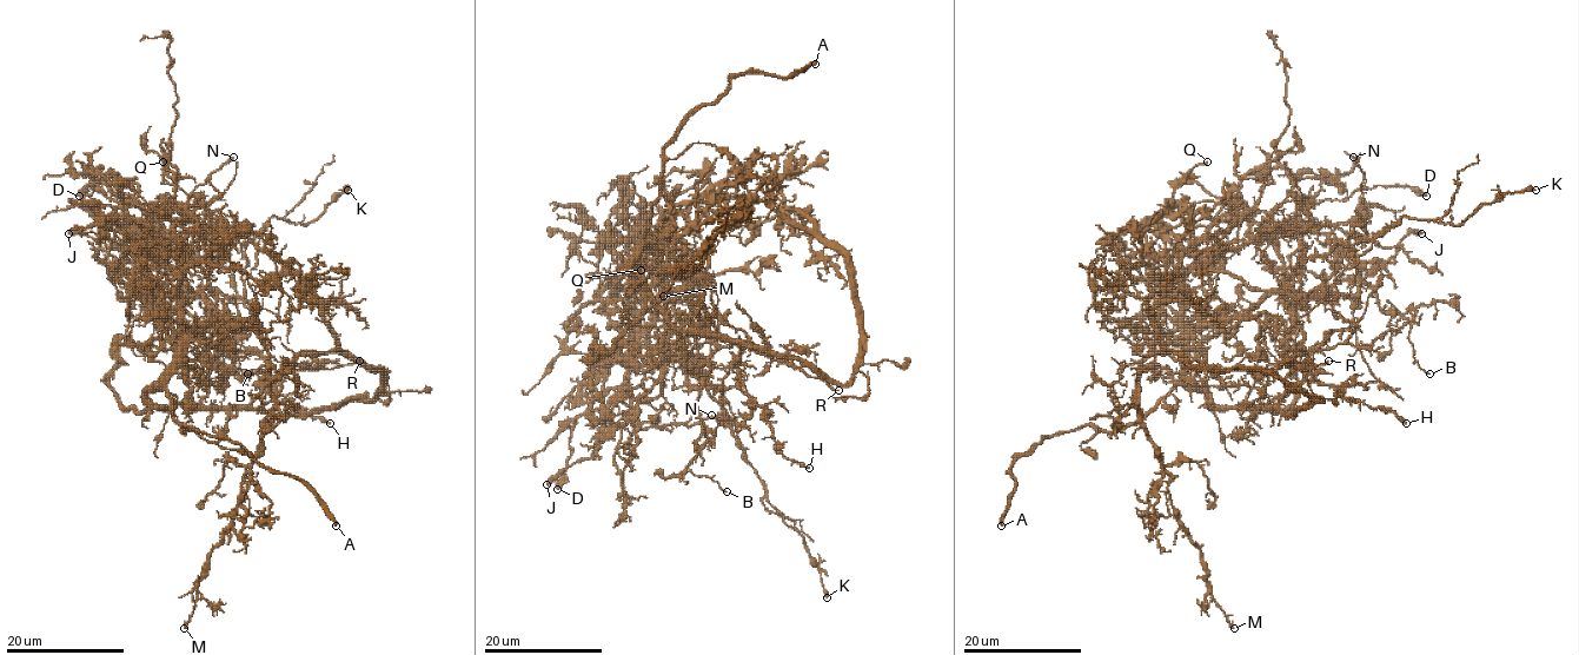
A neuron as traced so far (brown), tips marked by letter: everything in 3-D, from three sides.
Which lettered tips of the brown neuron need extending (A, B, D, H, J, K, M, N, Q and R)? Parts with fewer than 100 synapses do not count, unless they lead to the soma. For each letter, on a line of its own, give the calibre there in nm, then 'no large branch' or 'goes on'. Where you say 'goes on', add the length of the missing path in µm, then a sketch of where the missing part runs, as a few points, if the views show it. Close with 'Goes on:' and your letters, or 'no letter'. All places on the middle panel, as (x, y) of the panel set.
A: calibre 320 nm; goes on; missing 50 µm
B: calibre 120 nm; no large branch
D: calibre 550 nm; no large branch
H: calibre 150 nm; no large branch
J: calibre 440 nm; no large branch
K: calibre 440 nm; no large branch
M: calibre 160 nm; no large branch
N: calibre 200 nm; no large branch
Q: calibre 170 nm; no large branch
R: calibre 200 nm; no large branch
Goes on: A

